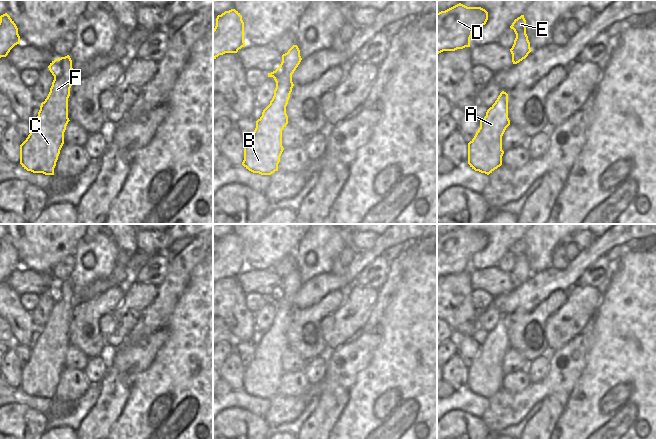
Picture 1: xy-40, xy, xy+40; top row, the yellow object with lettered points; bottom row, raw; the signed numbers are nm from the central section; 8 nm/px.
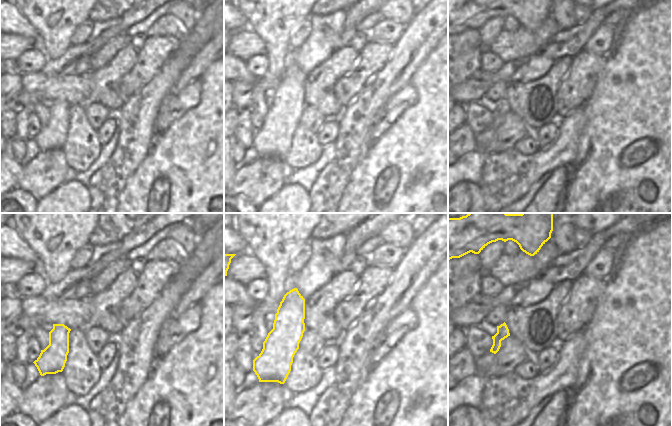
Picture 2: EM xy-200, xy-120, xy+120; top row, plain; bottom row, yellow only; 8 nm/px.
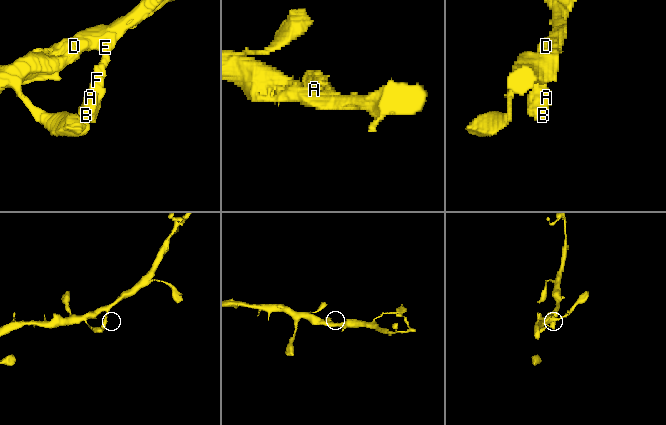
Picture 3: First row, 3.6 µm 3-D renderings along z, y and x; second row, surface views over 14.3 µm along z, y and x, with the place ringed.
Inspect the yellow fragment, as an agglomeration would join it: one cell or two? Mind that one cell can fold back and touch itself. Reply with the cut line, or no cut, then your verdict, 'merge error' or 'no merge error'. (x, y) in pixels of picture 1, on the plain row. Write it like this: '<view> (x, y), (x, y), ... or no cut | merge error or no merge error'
no cut | no merge error

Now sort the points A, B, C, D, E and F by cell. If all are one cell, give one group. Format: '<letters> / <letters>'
A B C D E F

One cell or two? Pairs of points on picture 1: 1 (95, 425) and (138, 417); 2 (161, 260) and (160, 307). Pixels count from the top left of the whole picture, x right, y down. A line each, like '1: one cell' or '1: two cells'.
1: two cells
2: two cells

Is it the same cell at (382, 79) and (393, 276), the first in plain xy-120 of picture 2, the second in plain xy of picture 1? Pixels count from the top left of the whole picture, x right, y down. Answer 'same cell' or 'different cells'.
same cell

